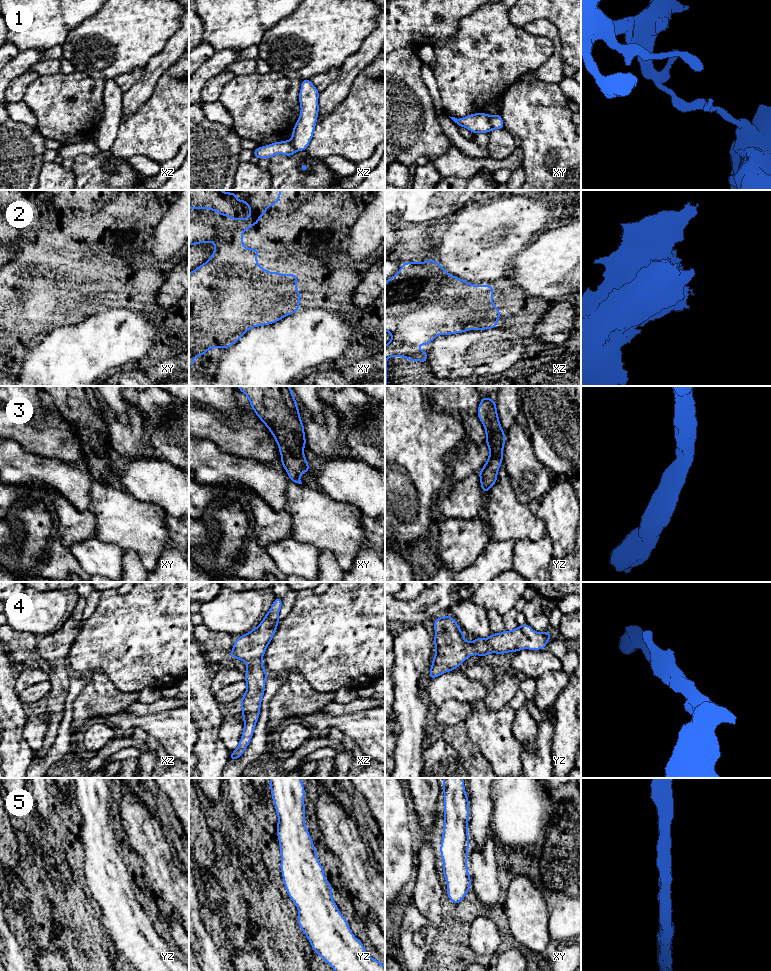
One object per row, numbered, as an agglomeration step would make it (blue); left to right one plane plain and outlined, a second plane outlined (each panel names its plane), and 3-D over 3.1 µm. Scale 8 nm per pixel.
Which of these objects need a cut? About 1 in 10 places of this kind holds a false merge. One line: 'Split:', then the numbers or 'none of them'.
Split: 1

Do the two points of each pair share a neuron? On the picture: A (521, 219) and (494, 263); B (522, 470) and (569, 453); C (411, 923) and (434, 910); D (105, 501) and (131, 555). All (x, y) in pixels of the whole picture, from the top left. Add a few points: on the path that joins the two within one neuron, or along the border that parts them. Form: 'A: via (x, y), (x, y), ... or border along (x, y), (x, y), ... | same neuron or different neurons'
A: via (513, 230), (494, 252) | same neuron
B: border along (532, 441), (536, 458), (547, 469) | different neurons
C: border along (412, 902), (422, 915), (438, 927) | different neurons
D: border along (125, 550), (134, 550), (145, 567) | different neurons

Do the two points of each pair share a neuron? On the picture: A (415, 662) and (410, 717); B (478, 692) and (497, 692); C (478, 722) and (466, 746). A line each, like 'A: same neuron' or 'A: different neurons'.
A: same neuron
B: different neurons
C: different neurons

